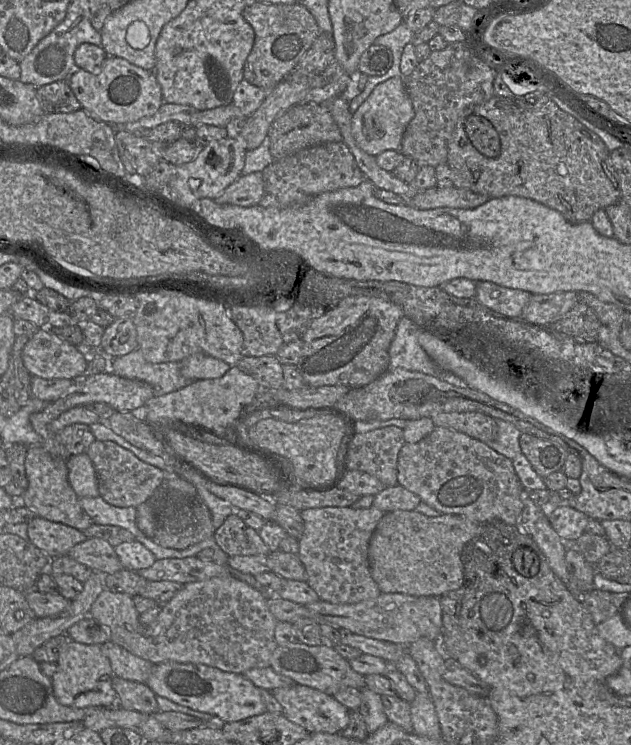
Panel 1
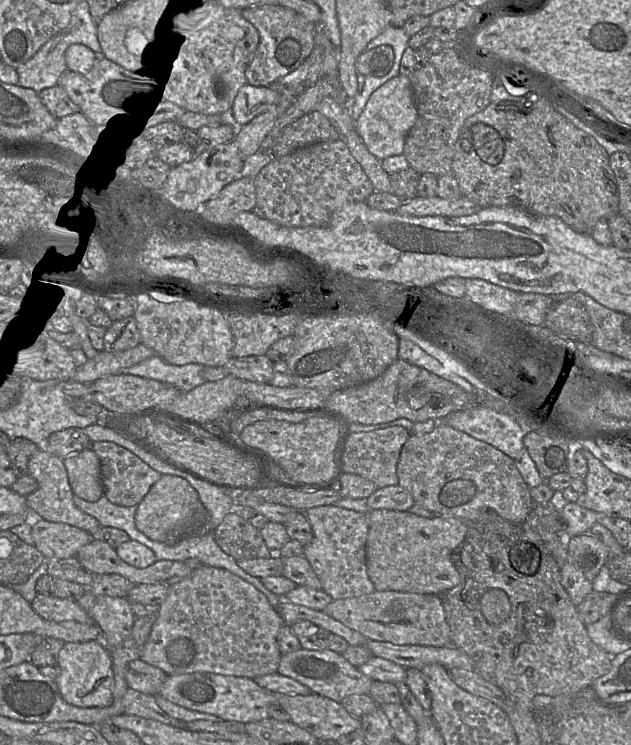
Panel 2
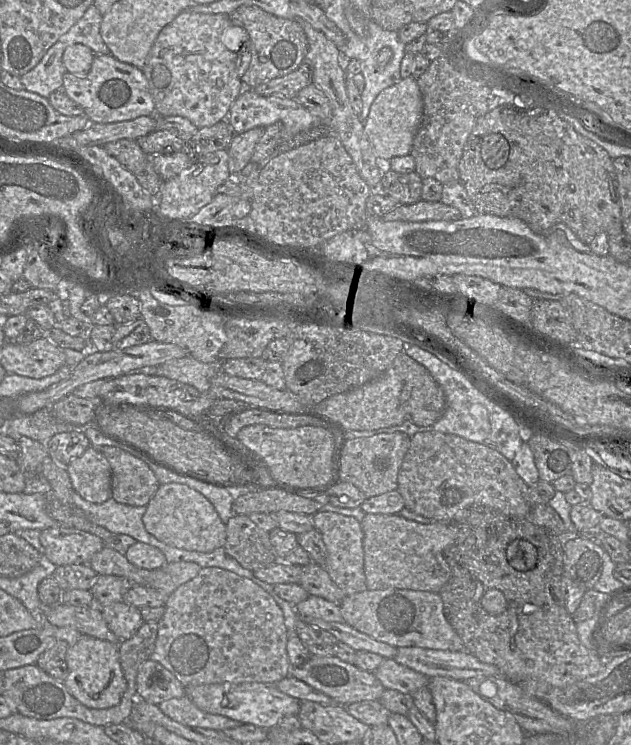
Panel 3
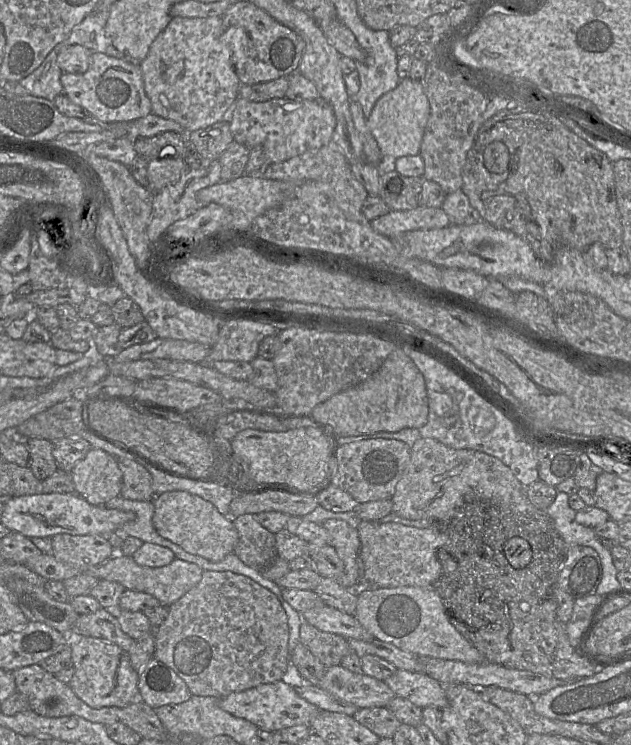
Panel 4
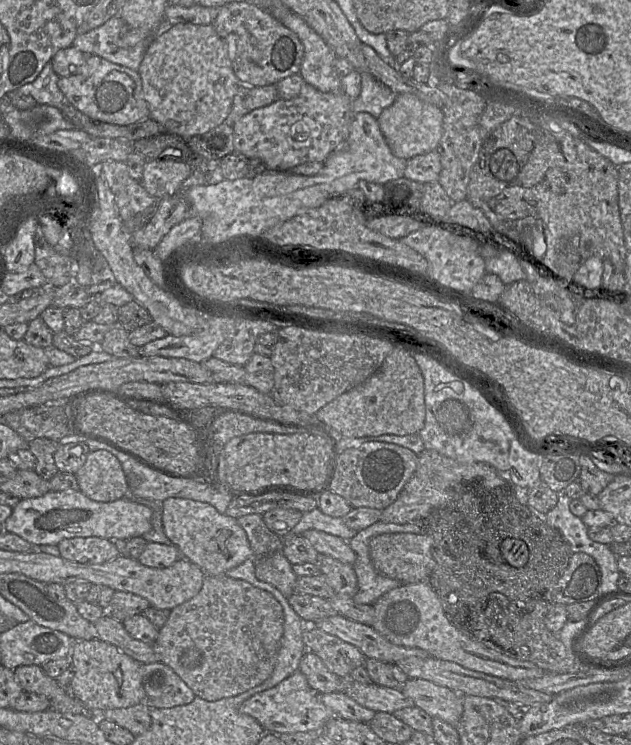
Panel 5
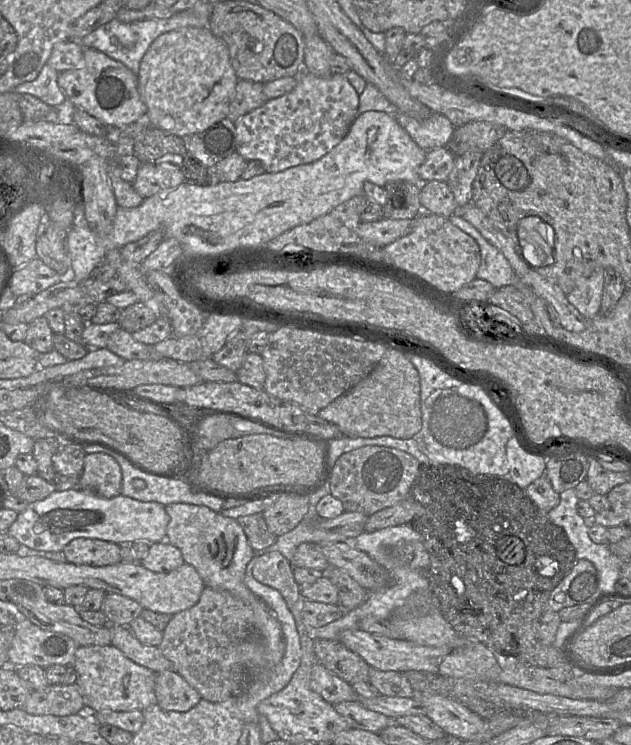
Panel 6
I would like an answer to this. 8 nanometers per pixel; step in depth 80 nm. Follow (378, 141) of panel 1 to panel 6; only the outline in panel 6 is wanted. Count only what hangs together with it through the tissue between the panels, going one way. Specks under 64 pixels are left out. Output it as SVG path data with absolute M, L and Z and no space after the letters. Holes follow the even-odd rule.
M398 112L395 119L413 141L426 151L447 146L455 129L446 116L438 113L432 113L428 118L418 120Z

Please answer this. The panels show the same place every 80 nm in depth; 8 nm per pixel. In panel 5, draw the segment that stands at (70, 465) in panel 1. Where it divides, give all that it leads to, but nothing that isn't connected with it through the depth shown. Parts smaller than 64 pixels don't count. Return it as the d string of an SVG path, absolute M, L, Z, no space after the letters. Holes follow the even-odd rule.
M107 450L89 452L75 476L79 490L93 501L113 502L129 493L129 485L120 461Z

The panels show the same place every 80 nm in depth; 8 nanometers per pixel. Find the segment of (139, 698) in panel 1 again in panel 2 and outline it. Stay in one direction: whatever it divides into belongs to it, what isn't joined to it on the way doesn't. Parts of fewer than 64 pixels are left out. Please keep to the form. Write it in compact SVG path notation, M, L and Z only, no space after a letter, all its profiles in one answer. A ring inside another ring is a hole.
M128 688L123 696L124 712L160 721L176 727L183 727L183 721L175 719L160 708L155 695L145 694Z

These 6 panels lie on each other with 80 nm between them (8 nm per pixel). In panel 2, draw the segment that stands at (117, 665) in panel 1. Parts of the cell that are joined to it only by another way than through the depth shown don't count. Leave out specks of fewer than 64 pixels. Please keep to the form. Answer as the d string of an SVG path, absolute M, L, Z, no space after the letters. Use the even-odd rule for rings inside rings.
M141 659L131 661L126 667L128 686L145 694L159 694L167 674L160 668Z

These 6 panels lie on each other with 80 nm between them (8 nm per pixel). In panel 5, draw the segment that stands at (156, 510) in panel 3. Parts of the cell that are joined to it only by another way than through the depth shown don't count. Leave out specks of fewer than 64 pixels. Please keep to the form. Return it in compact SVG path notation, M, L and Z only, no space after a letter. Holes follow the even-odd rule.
M167 498L162 502L162 525L165 535L182 556L211 576L225 573L253 557L247 535L237 519L221 514L206 502L186 498Z

